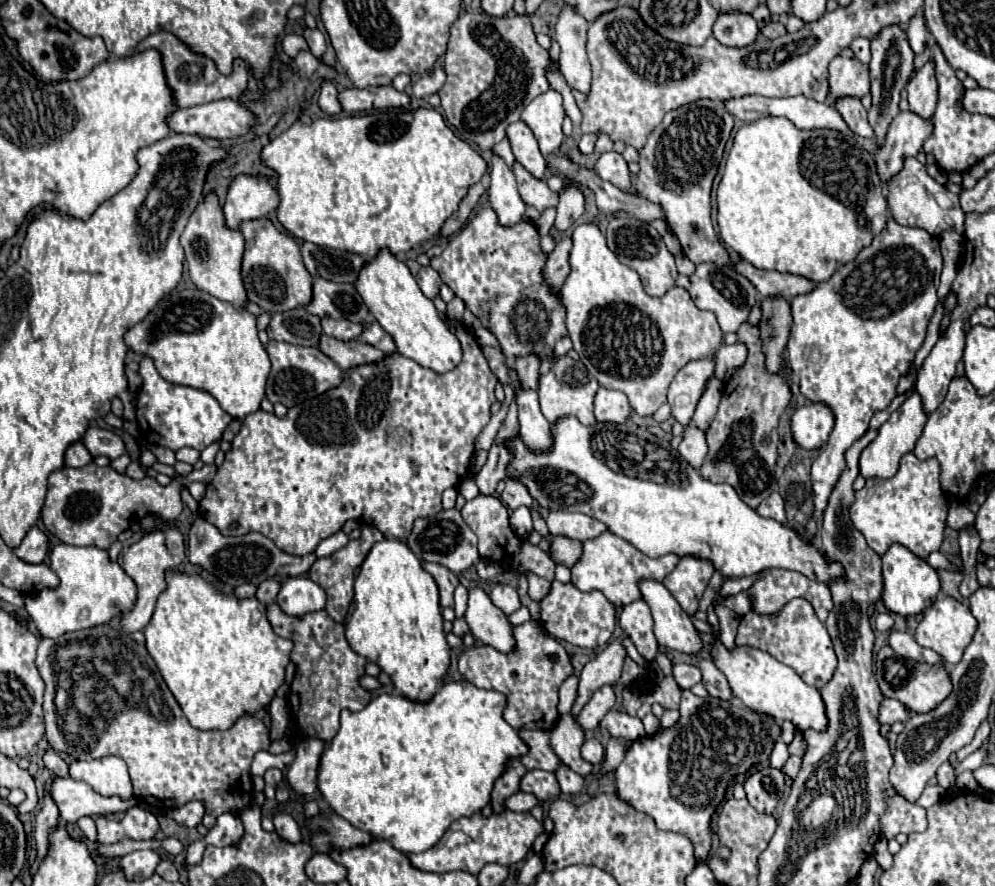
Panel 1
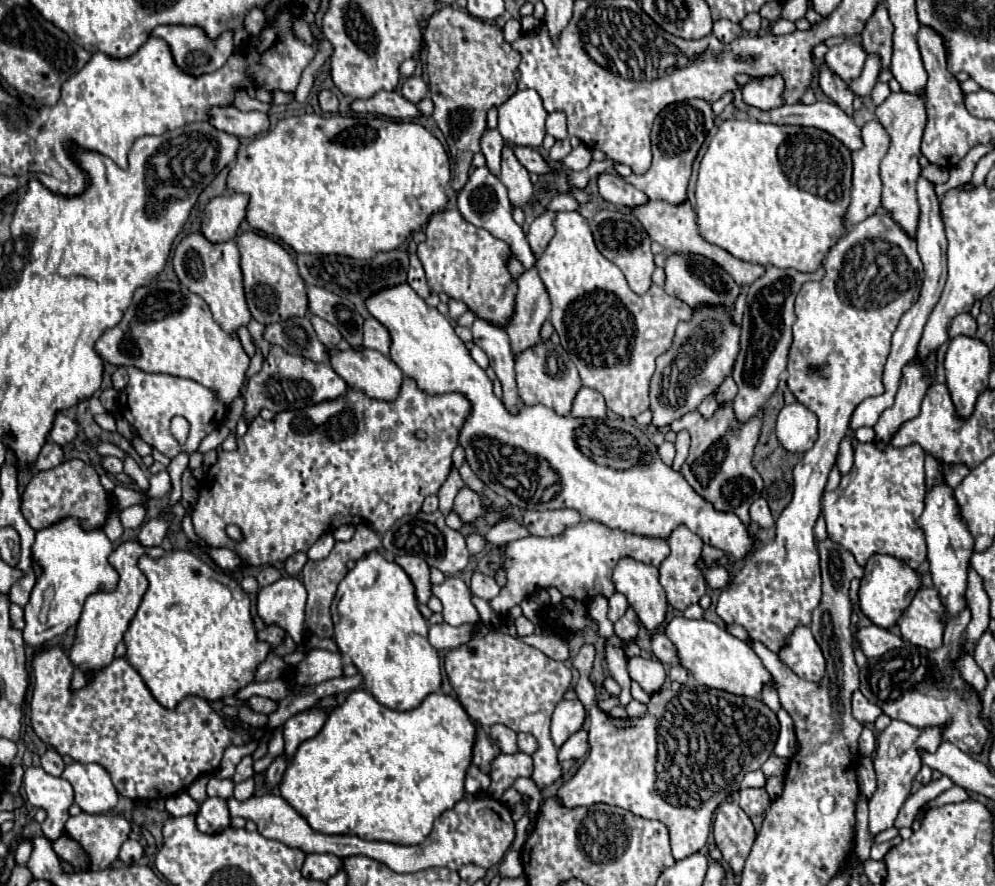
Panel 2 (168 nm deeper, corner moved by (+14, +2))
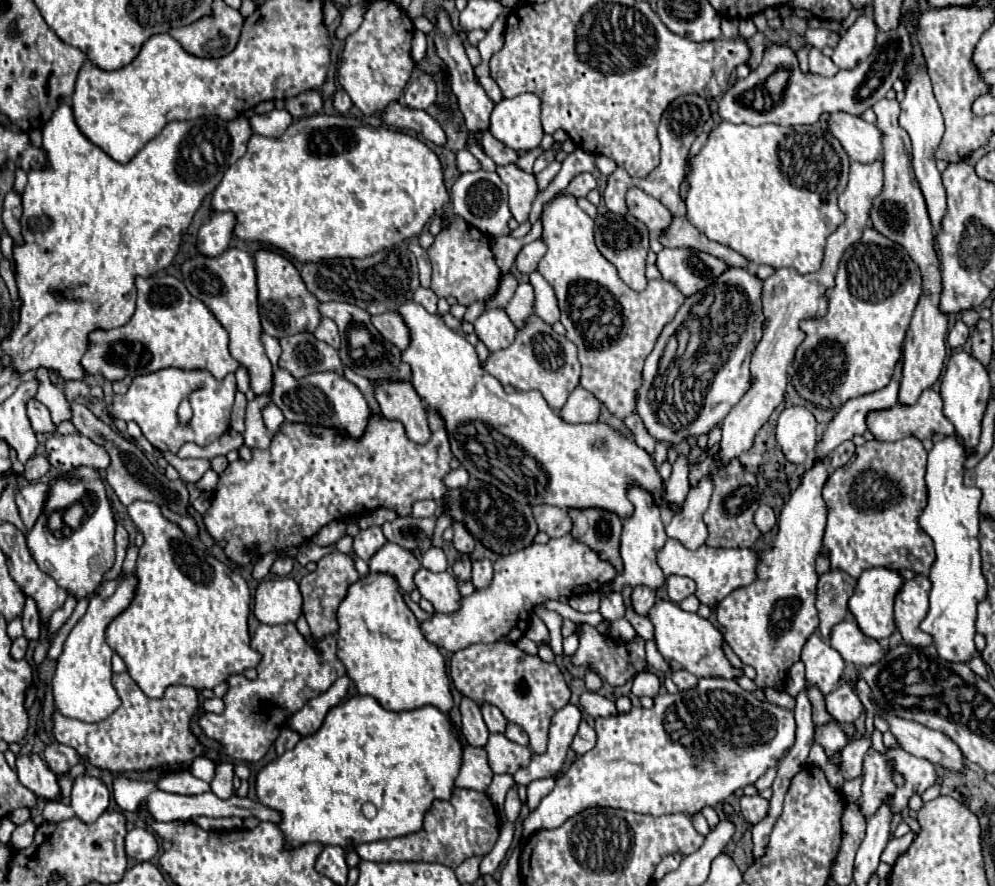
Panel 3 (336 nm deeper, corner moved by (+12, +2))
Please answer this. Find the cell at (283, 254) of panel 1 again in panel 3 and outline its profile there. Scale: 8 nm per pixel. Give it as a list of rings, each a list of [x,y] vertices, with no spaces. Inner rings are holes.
[[[259,249],[253,255],[255,259],[255,271],[257,271],[257,291],[259,291],[259,315],[263,331],[281,339],[299,331],[313,333],[319,325],[321,313],[319,313],[319,301],[311,291],[307,291],[299,271],[295,265],[283,257],[277,251],[271,249]]]

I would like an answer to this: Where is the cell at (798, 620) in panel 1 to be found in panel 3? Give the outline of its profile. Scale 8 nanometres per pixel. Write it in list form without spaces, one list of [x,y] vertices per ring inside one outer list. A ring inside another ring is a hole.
[[[817,633],[807,639],[801,661],[805,663],[805,677],[809,685],[817,685],[823,693],[831,693],[837,687],[845,663],[841,655]]]

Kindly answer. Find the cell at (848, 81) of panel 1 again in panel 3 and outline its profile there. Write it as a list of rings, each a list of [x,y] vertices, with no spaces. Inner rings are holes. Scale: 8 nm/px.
[[[859,15],[859,19],[841,35],[839,45],[833,53],[833,63],[839,69],[853,69],[857,63],[867,59],[875,47],[877,27],[871,17]]]

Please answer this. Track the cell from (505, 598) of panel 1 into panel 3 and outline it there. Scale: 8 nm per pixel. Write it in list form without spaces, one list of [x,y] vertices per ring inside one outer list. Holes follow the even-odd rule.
[[[479,559],[473,563],[473,577],[471,583],[475,585],[475,589],[485,589],[489,587],[493,581],[493,565],[489,559]]]

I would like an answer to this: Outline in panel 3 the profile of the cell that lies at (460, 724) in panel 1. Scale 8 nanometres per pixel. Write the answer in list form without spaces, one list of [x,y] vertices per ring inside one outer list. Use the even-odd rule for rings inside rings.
[[[355,695],[345,703],[335,705],[315,735],[303,737],[291,751],[285,751],[279,759],[259,771],[257,799],[263,805],[281,811],[283,819],[279,827],[285,833],[287,847],[319,841],[323,845],[339,845],[347,849],[359,843],[417,833],[423,827],[423,815],[431,809],[433,801],[451,799],[461,763],[463,743],[449,715],[441,709],[425,705],[413,711],[395,713],[383,709],[369,695]],[[365,803],[373,803],[377,807],[377,815],[373,819],[363,815]]]

